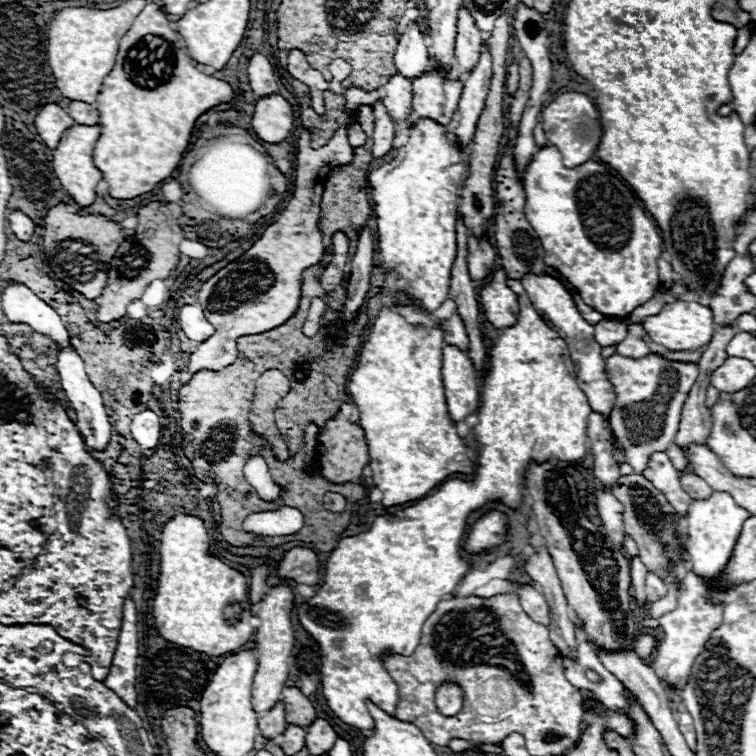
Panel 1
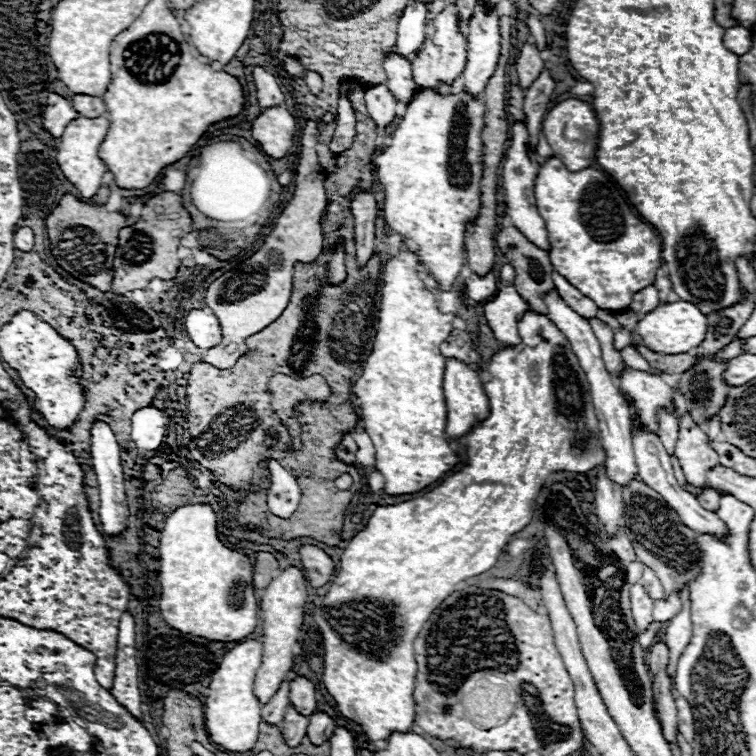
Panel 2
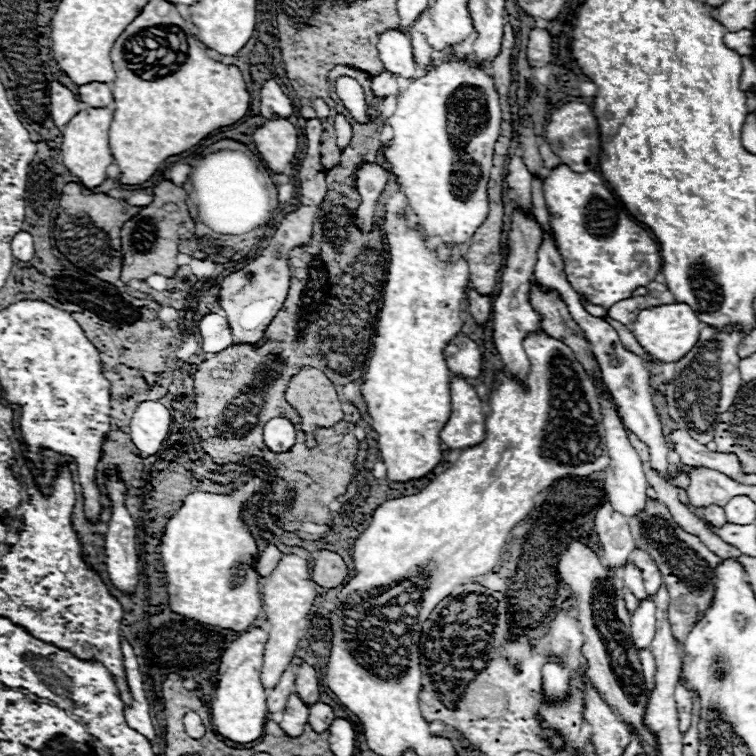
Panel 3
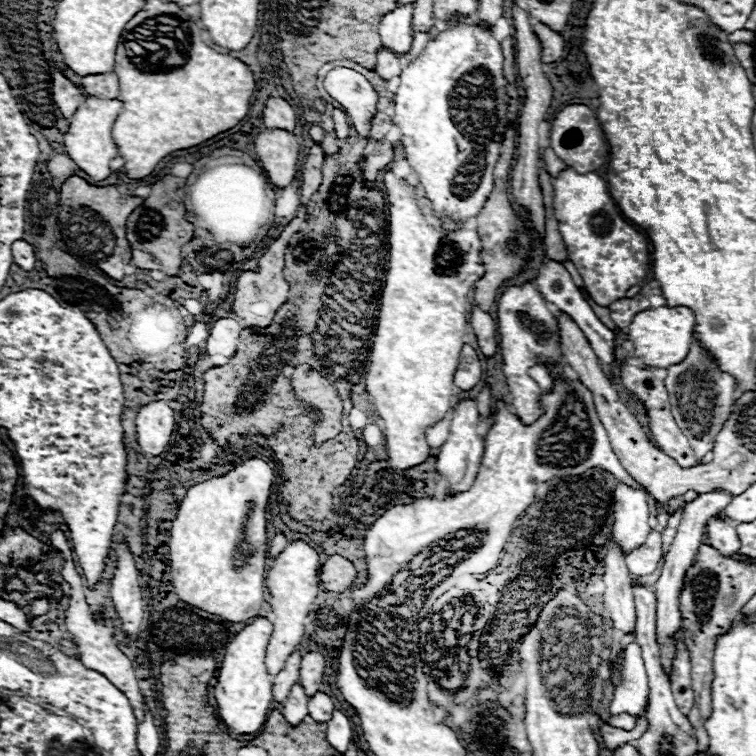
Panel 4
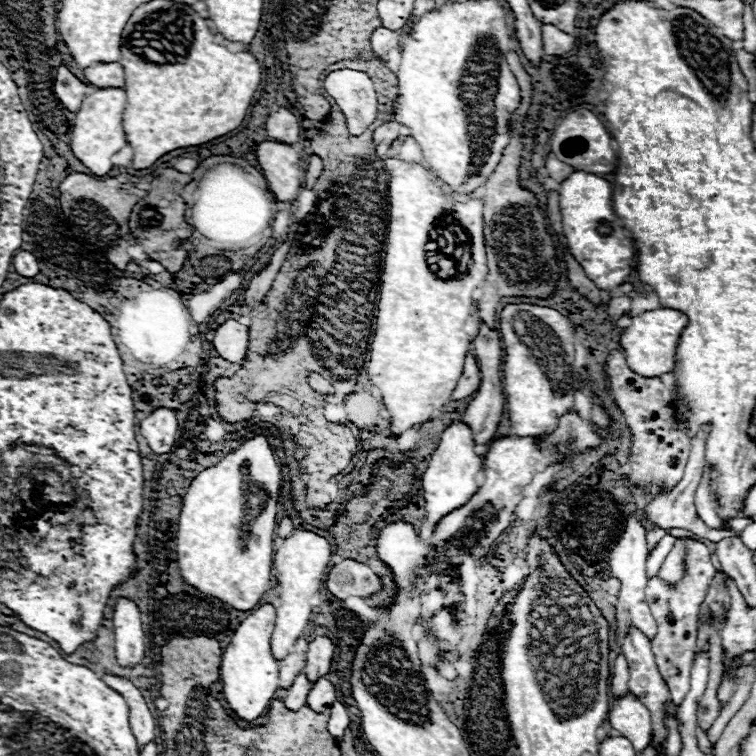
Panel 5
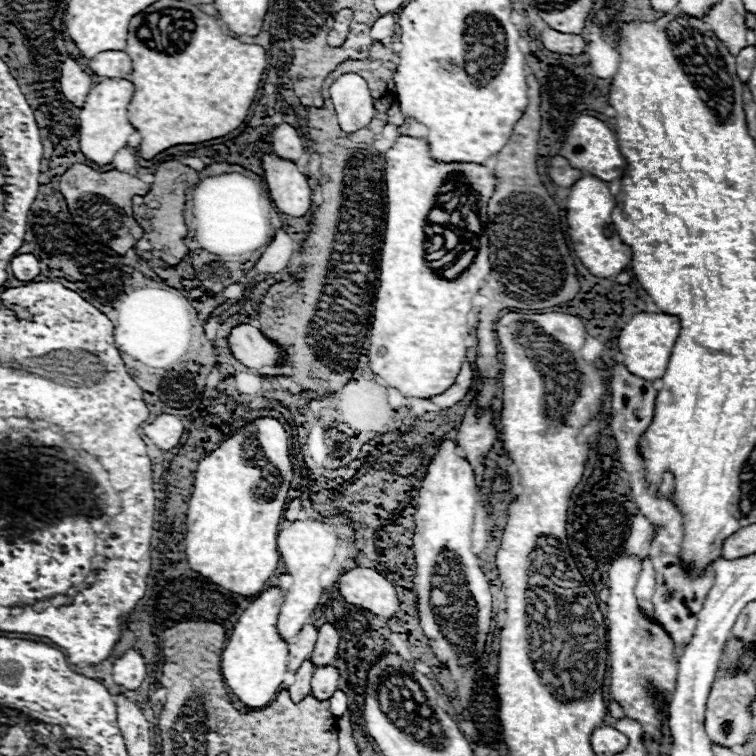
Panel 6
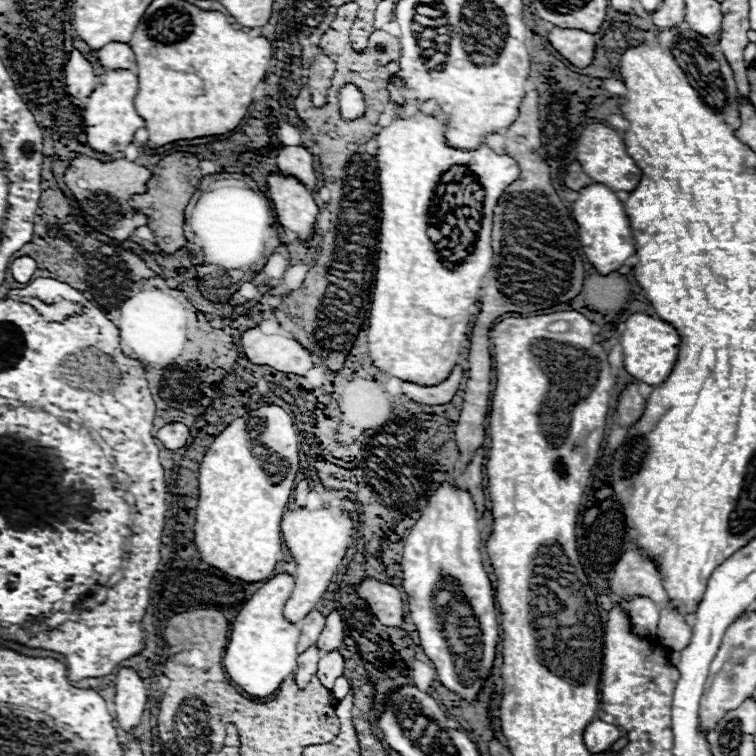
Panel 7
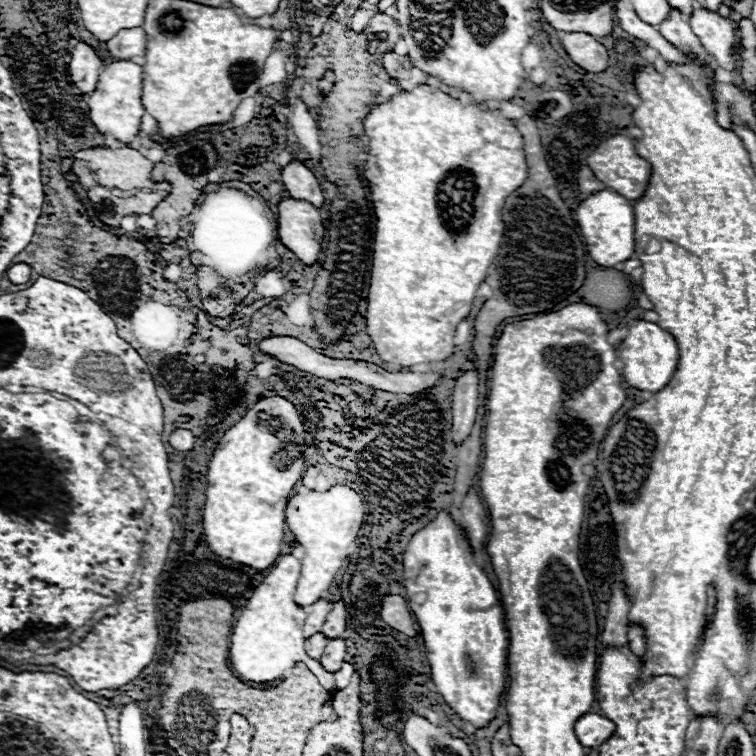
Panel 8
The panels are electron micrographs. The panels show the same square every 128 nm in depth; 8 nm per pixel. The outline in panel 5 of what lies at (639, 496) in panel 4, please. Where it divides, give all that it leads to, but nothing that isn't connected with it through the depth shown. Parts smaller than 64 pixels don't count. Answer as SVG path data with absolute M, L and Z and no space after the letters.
M630 516L620 542L610 552L610 570L612 570L612 576L618 578L620 584L622 584L620 592L616 596L618 600L614 604L614 608L616 608L616 640L620 644L622 644L624 636L628 634L630 626L638 628L648 640L654 640L654 636L658 632L656 630L656 620L652 618L648 602L646 602L646 596L644 596L646 582L648 582L648 578L646 578L646 556L648 556L648 548L646 548L644 528L642 528L642 524L638 522L636 516Z

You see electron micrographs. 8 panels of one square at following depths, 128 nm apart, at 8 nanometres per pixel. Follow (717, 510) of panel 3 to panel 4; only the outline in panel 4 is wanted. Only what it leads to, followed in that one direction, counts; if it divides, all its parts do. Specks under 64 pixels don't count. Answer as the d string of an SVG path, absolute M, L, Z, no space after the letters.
M710 518L706 524L706 536L708 536L708 544L712 544L712 548L716 548L722 556L732 556L736 552L740 552L740 540L736 534L736 528L730 522L720 522L716 518Z

